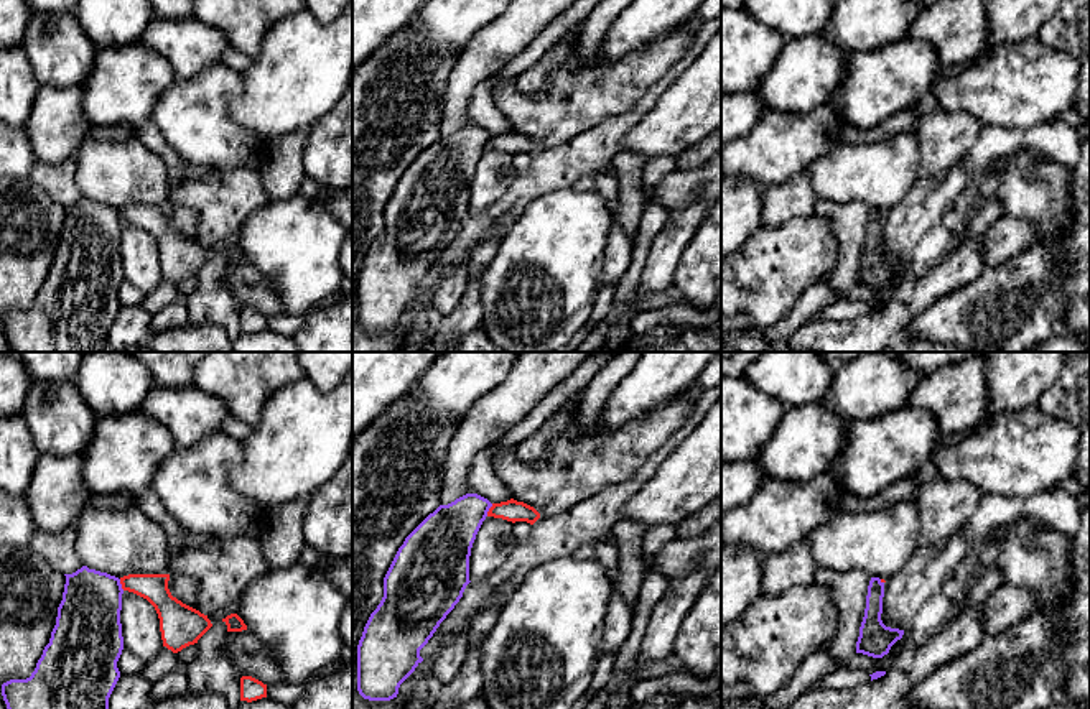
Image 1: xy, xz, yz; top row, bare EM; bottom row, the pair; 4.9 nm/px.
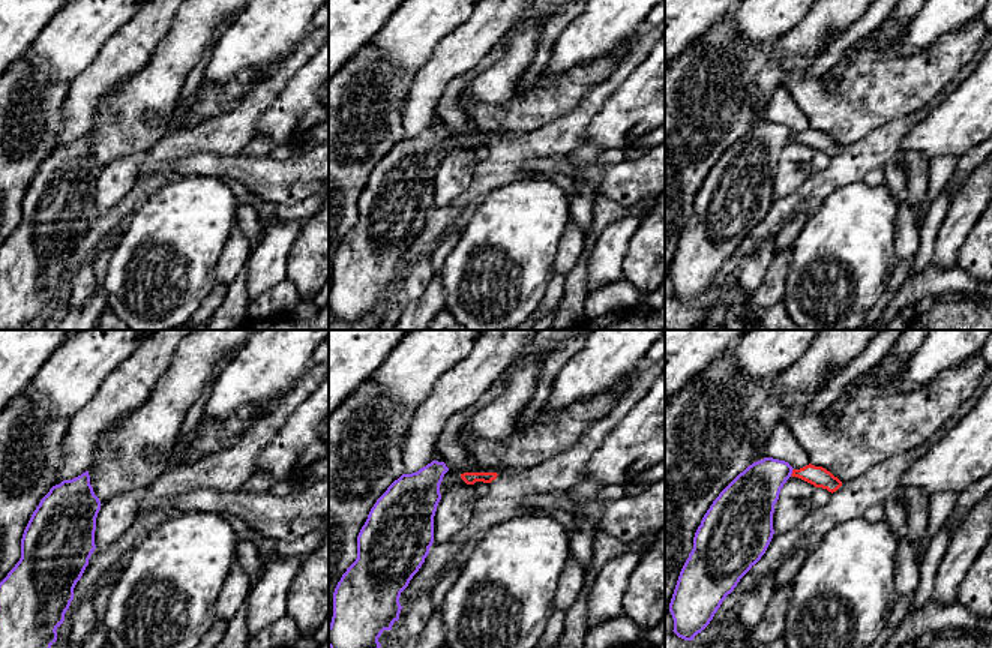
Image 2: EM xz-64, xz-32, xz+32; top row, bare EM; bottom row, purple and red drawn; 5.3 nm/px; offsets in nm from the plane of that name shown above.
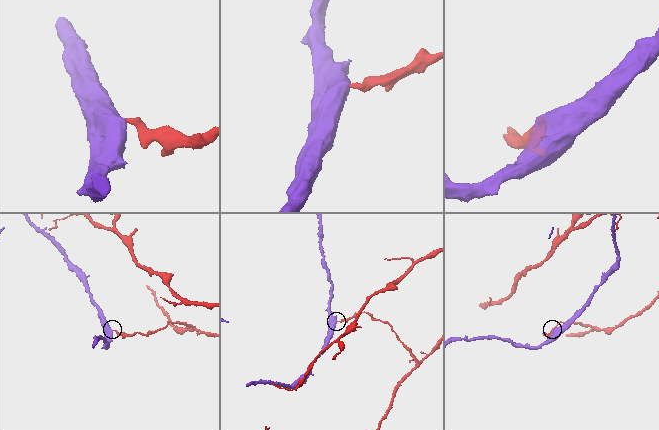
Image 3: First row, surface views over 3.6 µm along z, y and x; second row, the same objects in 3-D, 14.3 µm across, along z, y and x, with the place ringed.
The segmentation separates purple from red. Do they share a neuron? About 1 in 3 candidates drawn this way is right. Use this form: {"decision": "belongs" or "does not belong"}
{"decision": "does not belong"}

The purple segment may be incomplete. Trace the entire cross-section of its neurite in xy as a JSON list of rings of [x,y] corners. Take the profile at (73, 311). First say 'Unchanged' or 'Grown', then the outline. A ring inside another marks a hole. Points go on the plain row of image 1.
Unchanged. [[[87,197],[64,207],[56,257],[35,303],[26,311],[10,311],[2,316],[2,327],[12,352],[109,352],[109,329],[120,309],[117,293],[123,281],[120,255],[123,220],[119,209]]]

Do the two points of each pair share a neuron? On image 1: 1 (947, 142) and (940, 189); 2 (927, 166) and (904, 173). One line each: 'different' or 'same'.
1: different
2: different

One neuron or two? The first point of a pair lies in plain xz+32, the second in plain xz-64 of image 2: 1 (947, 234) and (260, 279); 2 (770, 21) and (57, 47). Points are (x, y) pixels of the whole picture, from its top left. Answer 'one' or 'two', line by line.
1: one
2: one

